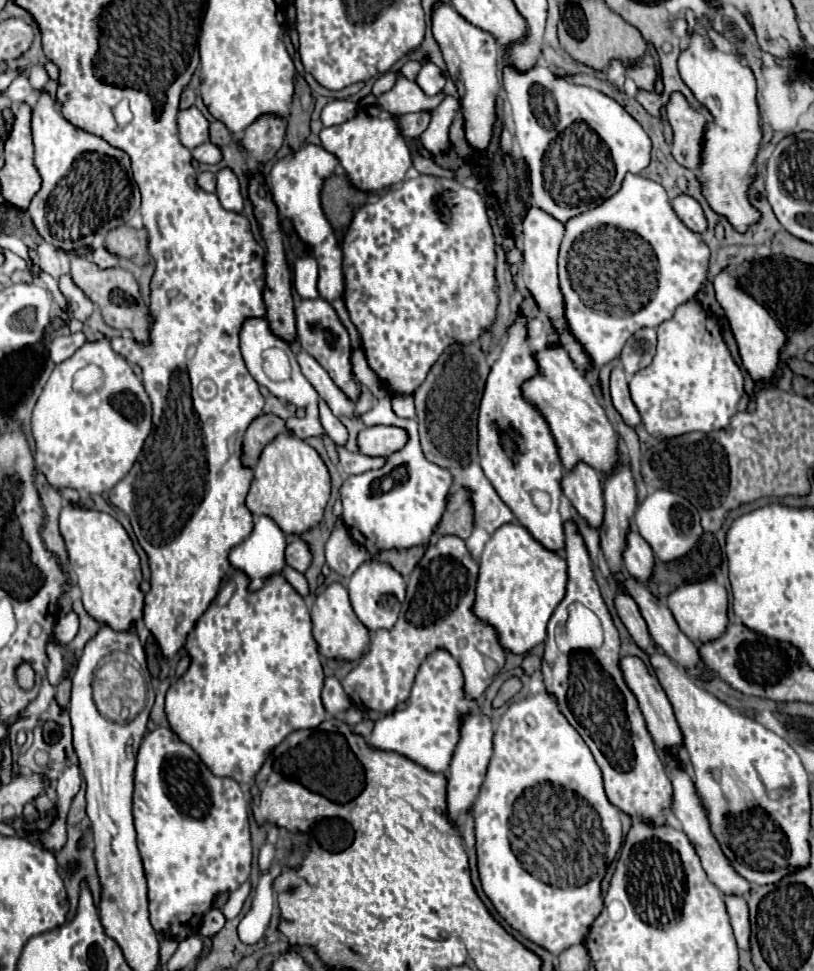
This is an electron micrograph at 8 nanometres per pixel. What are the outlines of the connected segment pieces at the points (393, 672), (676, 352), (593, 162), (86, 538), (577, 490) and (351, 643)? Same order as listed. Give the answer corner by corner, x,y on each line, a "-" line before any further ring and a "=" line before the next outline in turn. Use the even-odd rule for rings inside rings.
446,535
430,543
426,555
408,579
406,601
402,603
396,625
390,631
376,631
366,655
342,679
342,687
356,707
382,713
394,711
398,703
408,699
424,659
438,649
448,651
460,663
466,697
476,701
484,695
504,667
504,649
498,643
496,631
482,625
472,613
476,577
478,563
470,557
462,539
=
692,299
658,327
658,351
654,361
632,377
630,395
642,415
646,431
654,437
692,431
708,433
728,427
740,395
744,393
742,383
744,375
730,355
718,321
=
504,67
502,83
512,105
516,141
530,171
532,205
560,223
610,199
620,191
626,173
640,175
650,165
648,133
612,97
560,79
544,67
528,73
=
64,503
60,513
60,533
66,541
68,561
78,577
86,611
100,623
106,623
116,631
126,631
130,623
142,617
144,593
140,591
140,559
124,527
108,513
=
576,463
562,479
562,491
578,509
578,513
592,525
600,527
604,517
600,473
588,463
=
342,583
328,585
314,599
310,615
312,615
312,625
314,625
314,639
318,641
320,653
324,653
324,657
346,659
346,661
360,659
360,655
364,653
364,647
368,645
368,629
356,617
354,609
350,605
348,591
346,591
346,587

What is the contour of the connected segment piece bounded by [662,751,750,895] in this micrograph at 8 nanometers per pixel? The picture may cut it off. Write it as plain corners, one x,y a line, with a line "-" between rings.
664,751
662,753
664,757
664,763
668,767
668,777
672,781
672,787
674,787
674,793
672,793
672,813
674,817
682,823
682,829
686,833
686,837
690,839
690,843
694,845
696,849
696,855
700,857
702,861
702,867
708,875
708,879
724,893
724,895
744,895
748,889
750,889
750,883
746,883
746,879
742,879
732,867
730,863
726,863
726,857
722,855
722,849
718,847
718,841
714,839
714,835
710,833
710,825
706,823
706,811
702,811
702,803
698,803
698,795
694,795
694,783
692,779
688,777
688,773
680,767
680,761
676,755

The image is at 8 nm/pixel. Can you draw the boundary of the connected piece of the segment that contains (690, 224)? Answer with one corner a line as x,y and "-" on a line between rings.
678,195
674,201
672,201
672,209
674,213
678,215
678,219
694,233
704,233
706,231
706,217
704,217
704,211
700,207
700,203
690,197
690,195

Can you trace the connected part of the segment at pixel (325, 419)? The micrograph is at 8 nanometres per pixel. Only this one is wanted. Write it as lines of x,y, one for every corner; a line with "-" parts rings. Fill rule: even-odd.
320,399
320,421
322,421
324,429
326,429
326,435
328,435
336,445
344,445
344,443
346,443
346,439
348,439
346,427
334,417
334,413
332,413
330,407
328,407
328,403
322,401
322,399

